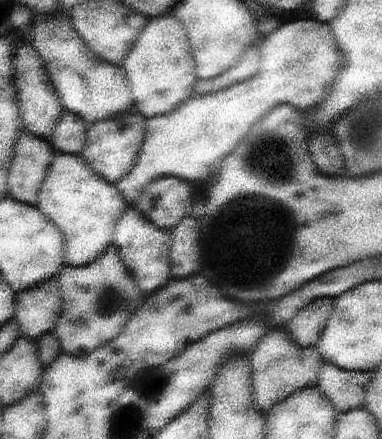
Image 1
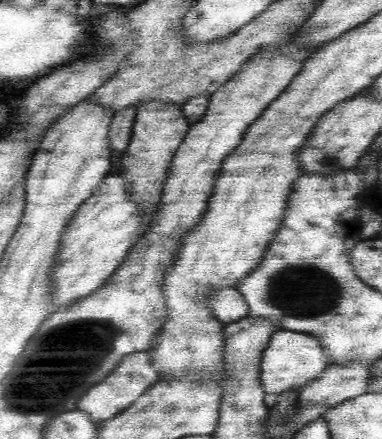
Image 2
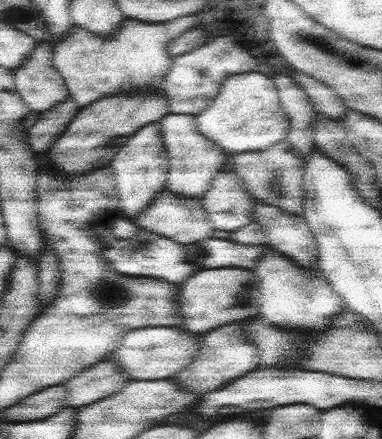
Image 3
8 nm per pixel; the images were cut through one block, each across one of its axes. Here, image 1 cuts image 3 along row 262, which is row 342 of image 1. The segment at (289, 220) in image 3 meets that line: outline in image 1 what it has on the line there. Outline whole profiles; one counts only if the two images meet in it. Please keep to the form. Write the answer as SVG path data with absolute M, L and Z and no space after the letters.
M317 298L301 308L293 320L283 328L287 330L289 338L301 348L315 348L321 332L327 326L329 312L331 312L331 298Z

